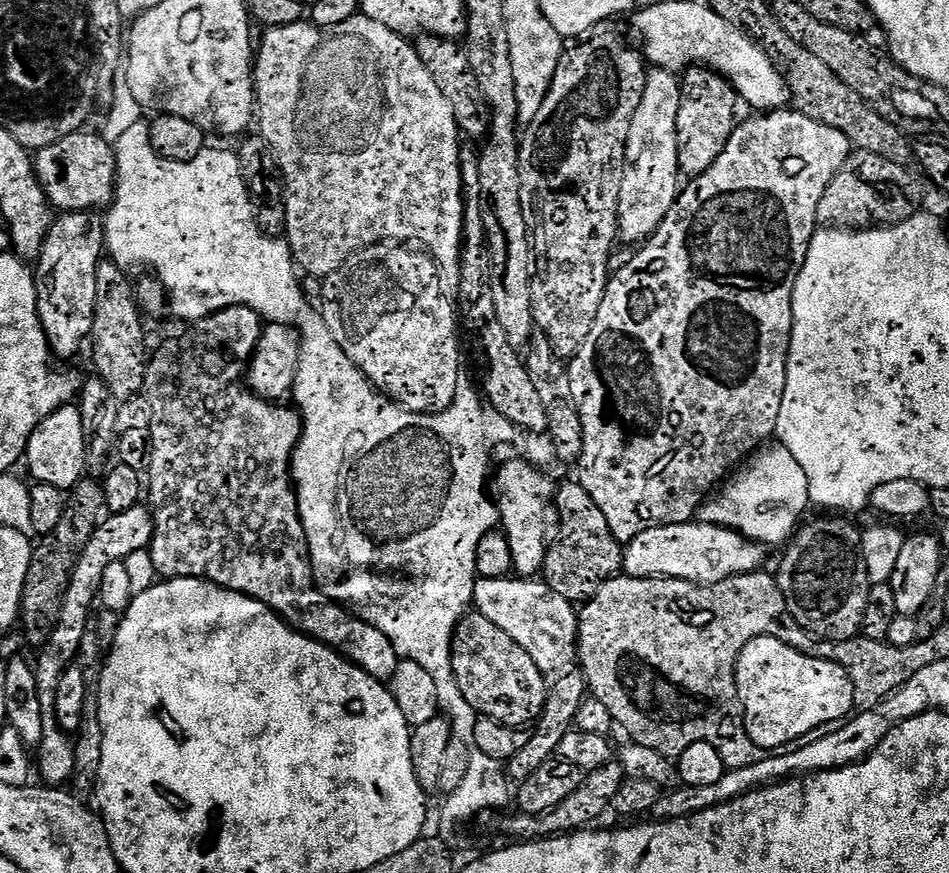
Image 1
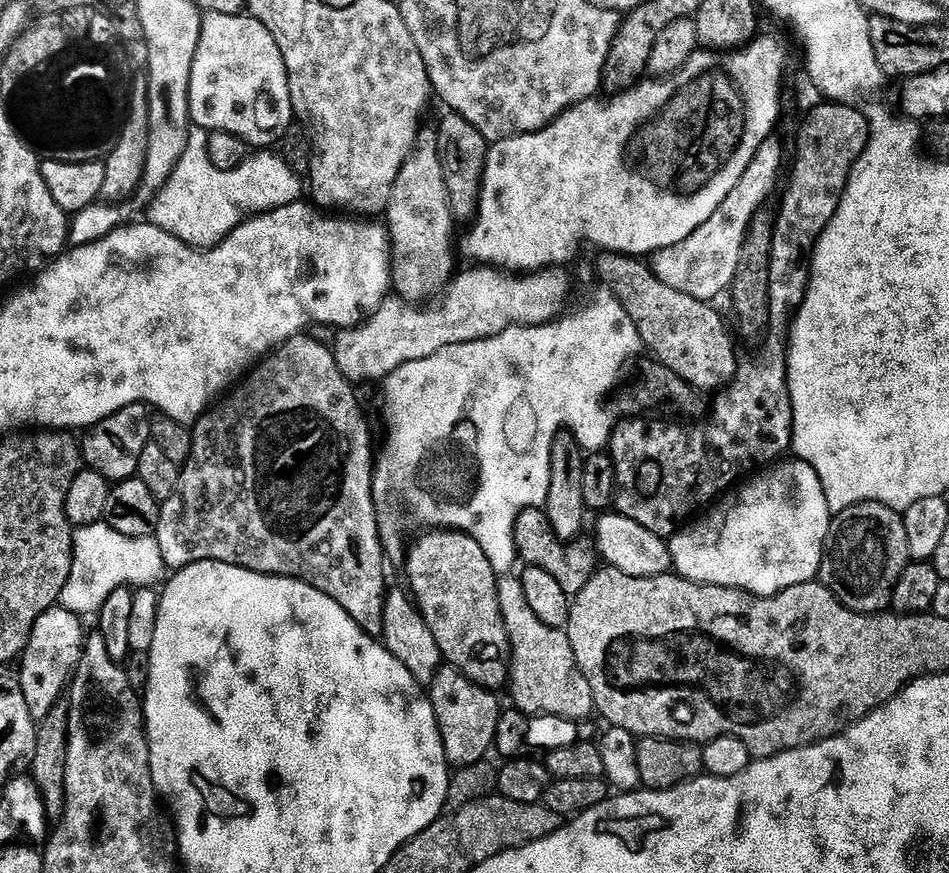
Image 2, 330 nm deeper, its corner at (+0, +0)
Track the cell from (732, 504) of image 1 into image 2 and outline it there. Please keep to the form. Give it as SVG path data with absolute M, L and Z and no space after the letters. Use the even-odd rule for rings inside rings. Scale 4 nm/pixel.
M784 458L779 462L773 463L771 466L765 467L763 470L757 471L755 474L749 475L743 483L733 487L727 494L721 495L707 511L697 515L691 522L685 523L683 527L672 535L667 541L668 553L672 559L672 568L675 575L681 576L684 580L698 582L699 584L722 586L725 590L729 588L741 588L744 592L751 592L753 596L773 596L790 586L811 584L820 575L820 563L822 562L822 554L824 553L824 543L828 537L833 515L834 513L828 508L826 494L822 490L822 482L818 478L816 471L804 460Z

